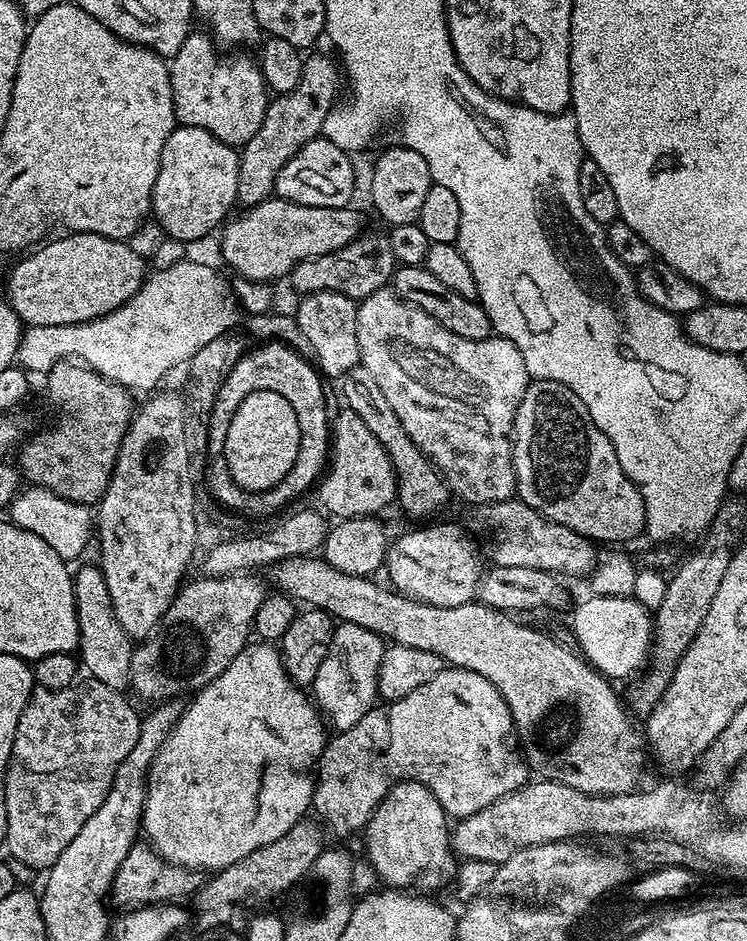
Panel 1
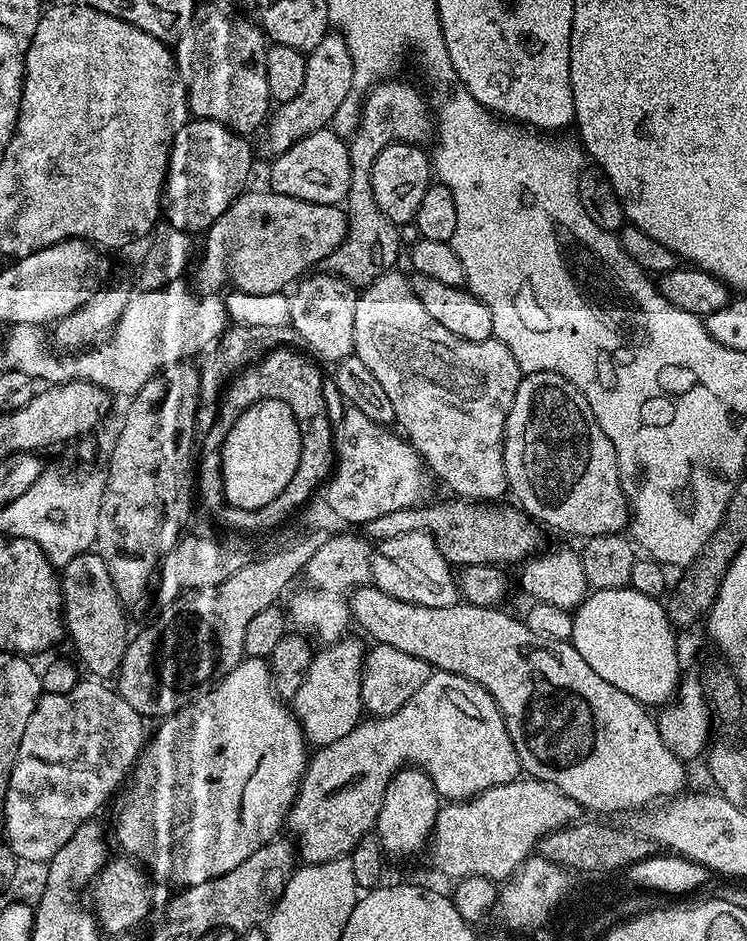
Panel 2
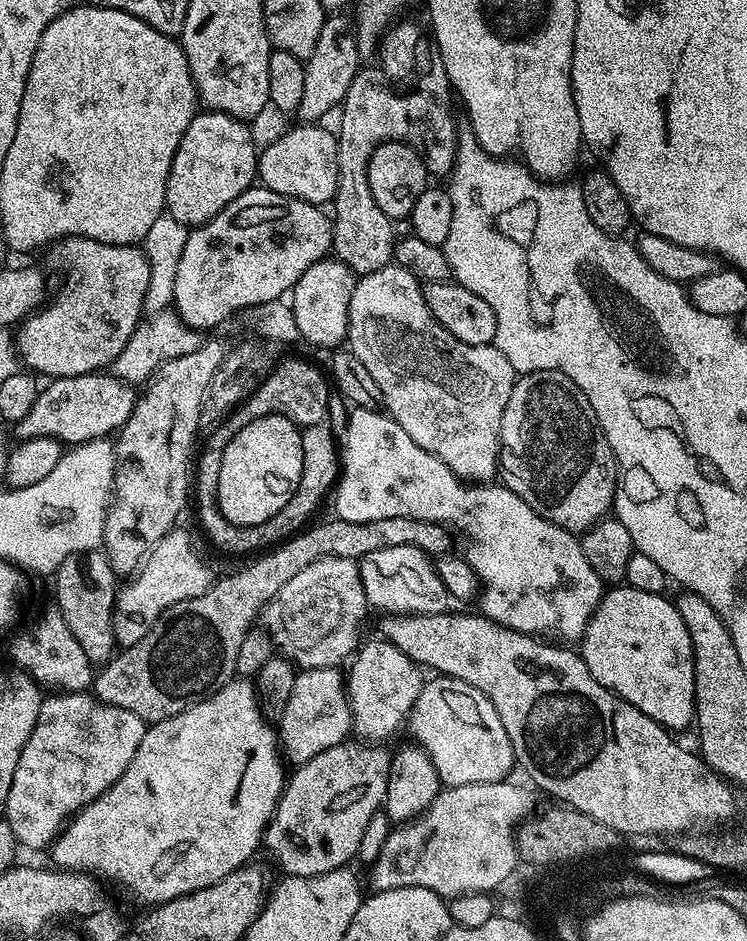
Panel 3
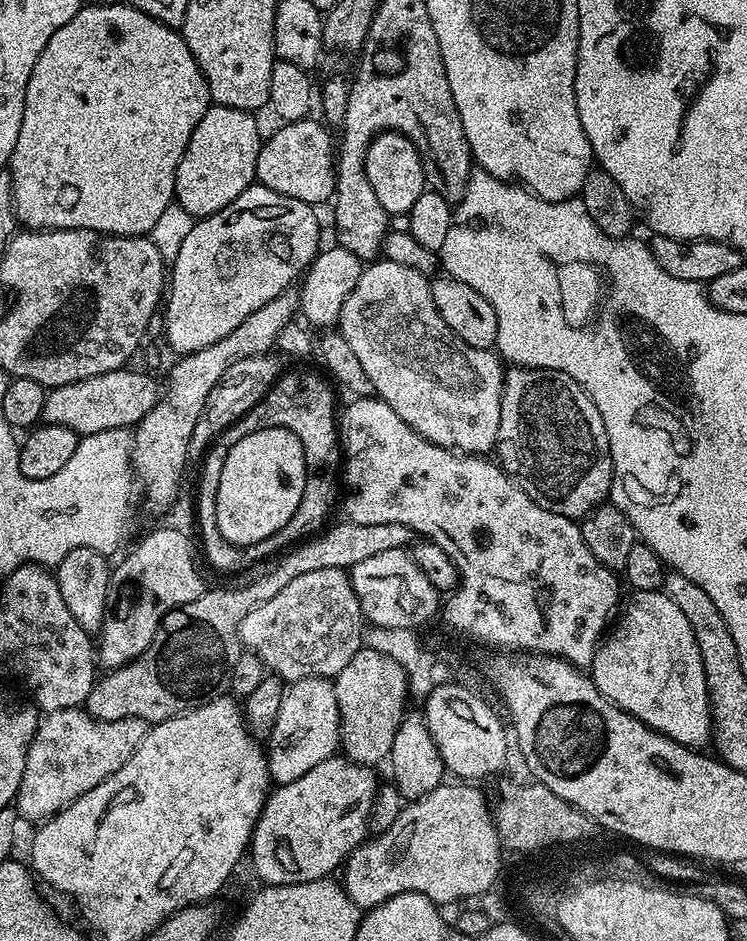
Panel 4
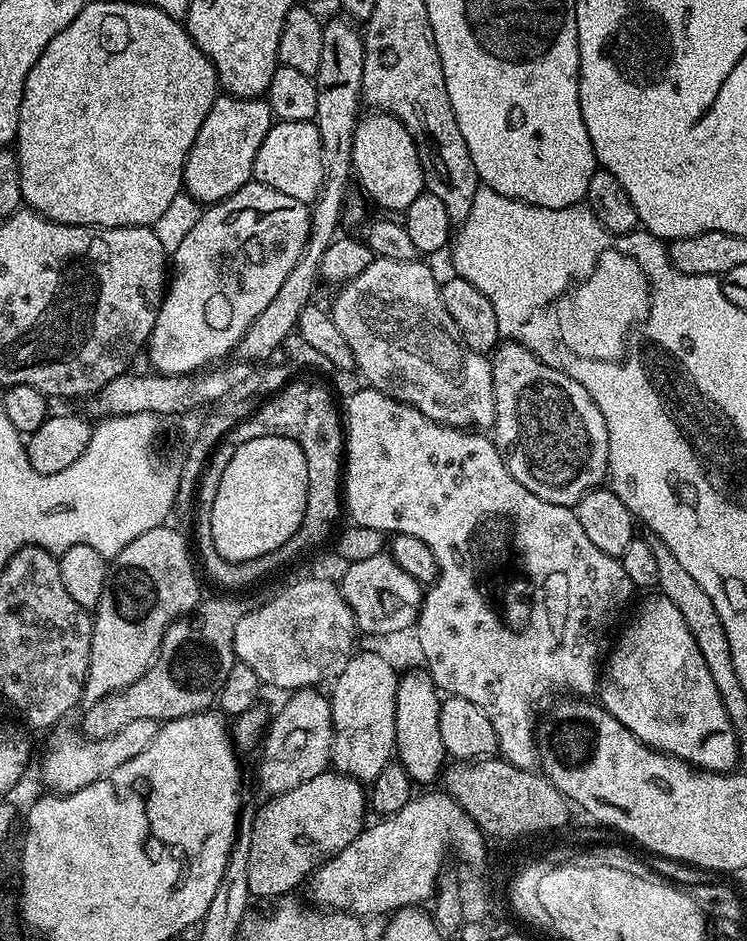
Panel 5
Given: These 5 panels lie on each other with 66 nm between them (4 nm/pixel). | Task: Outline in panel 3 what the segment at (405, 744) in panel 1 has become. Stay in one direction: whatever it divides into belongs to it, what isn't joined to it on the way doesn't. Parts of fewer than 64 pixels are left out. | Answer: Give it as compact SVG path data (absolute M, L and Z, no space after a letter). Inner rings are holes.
M437 675L432 679L425 683L410 710L406 732L408 728L409 734L416 739L413 741L430 754L434 770L438 770L441 785L453 788L470 786L474 782L498 782L505 779L509 775L507 772L514 768L514 757L506 726L502 726L502 718L498 718L498 710L494 710L490 698L486 698L486 694L482 694L474 686L453 676ZM345 742L314 754L304 764L295 769L296 773L287 777L284 792L272 815L272 821L264 829L263 847L268 847L270 855L276 859L284 876L317 876L335 868L351 865L357 859L362 834L370 823L370 818L381 811L386 782L388 781L389 749L373 746L368 742Z

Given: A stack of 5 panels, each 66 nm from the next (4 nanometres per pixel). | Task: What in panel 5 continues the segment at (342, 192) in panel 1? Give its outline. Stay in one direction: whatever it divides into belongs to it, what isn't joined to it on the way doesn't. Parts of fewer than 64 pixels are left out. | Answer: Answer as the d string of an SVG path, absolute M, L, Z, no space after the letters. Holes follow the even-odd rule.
M281 120L273 123L266 138L262 138L262 146L258 146L252 174L255 183L265 184L278 190L278 194L287 194L290 198L298 198L298 202L311 205L324 186L322 142L315 123L310 120L306 122Z

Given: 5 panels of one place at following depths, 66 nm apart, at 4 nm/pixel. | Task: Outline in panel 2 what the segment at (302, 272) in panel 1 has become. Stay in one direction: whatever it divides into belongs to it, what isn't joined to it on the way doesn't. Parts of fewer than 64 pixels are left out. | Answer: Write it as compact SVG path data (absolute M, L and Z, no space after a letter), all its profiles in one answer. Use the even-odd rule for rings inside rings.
M388 78L375 85L363 97L364 105L359 105L356 130L347 141L350 154L350 190L346 201L348 233L343 242L322 261L327 271L334 276L341 276L357 290L367 288L385 272L397 267L398 228L386 218L386 214L382 214L374 198L372 164L386 146L397 142L424 146L434 136L434 112L425 93L420 93L414 85L404 80L396 79Z

